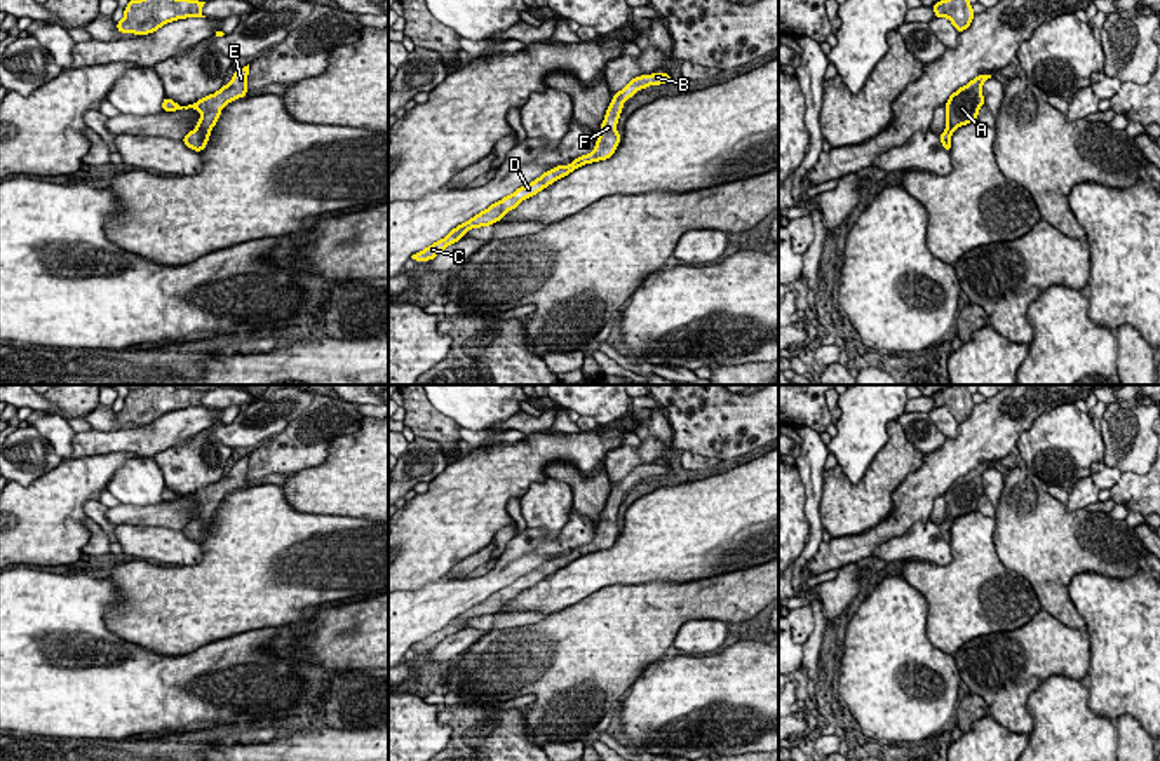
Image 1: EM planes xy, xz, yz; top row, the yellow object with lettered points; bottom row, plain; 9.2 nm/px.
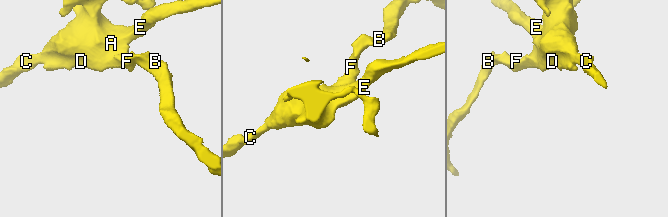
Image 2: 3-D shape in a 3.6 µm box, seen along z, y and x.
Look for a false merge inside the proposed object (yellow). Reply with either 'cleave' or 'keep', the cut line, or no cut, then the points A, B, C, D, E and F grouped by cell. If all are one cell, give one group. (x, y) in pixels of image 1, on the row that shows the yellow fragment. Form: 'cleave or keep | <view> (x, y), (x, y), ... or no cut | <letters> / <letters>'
keep | no cut | A B C D E F

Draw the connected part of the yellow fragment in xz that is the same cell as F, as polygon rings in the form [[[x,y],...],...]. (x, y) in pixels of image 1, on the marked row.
[[[667,73],[639,75],[639,77],[632,78],[622,91],[618,91],[613,96],[613,99],[606,110],[604,120],[601,124],[601,132],[597,136],[596,146],[590,153],[571,160],[570,165],[552,167],[550,171],[547,171],[540,178],[536,178],[535,181],[517,188],[514,193],[503,197],[502,200],[491,204],[488,209],[481,211],[469,221],[458,225],[444,239],[434,242],[432,246],[413,254],[411,258],[415,261],[430,261],[441,251],[444,251],[448,246],[462,240],[469,230],[498,223],[509,211],[516,209],[523,200],[536,195],[538,192],[542,192],[554,181],[568,176],[575,169],[578,169],[585,164],[611,158],[618,143],[622,141],[622,136],[617,132],[617,124],[620,118],[624,103],[641,89],[646,89],[650,85],[667,84],[671,80],[672,80],[672,75],[667,75]]]

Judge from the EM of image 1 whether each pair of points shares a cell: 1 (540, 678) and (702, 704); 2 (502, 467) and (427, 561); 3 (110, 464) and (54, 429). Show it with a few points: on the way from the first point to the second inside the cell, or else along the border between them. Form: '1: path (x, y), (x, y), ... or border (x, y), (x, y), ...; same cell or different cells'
1: border (654, 660), (619, 700); different cells
2: path (479, 490), (431, 538); same cell
3: border (70, 457), (63, 460); different cells

